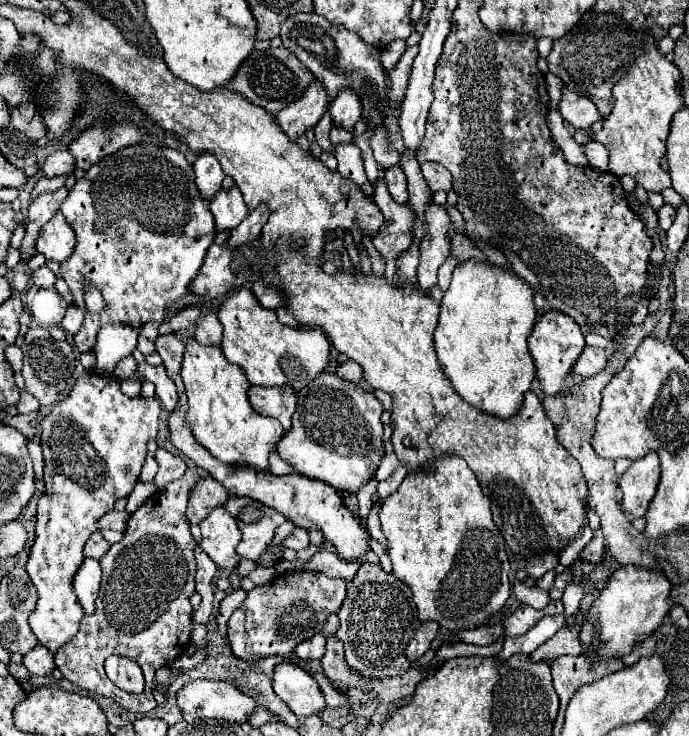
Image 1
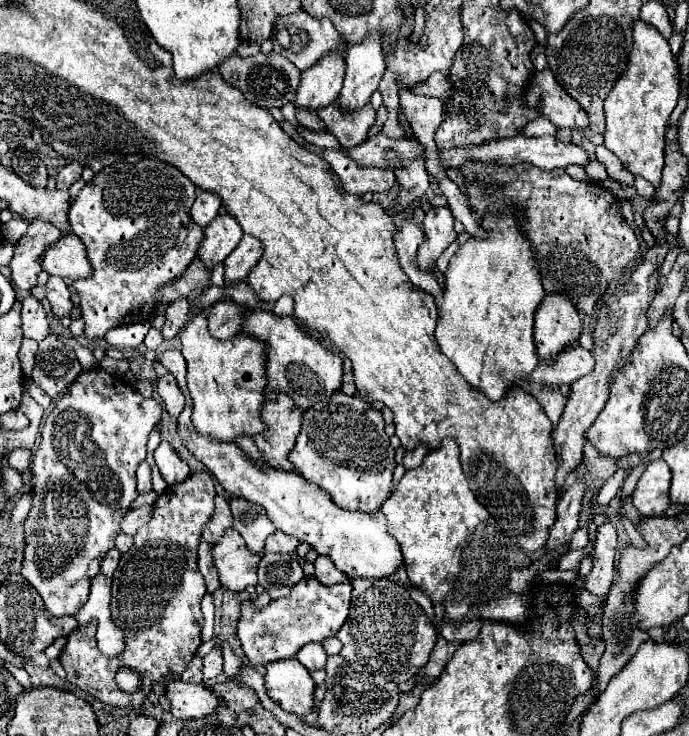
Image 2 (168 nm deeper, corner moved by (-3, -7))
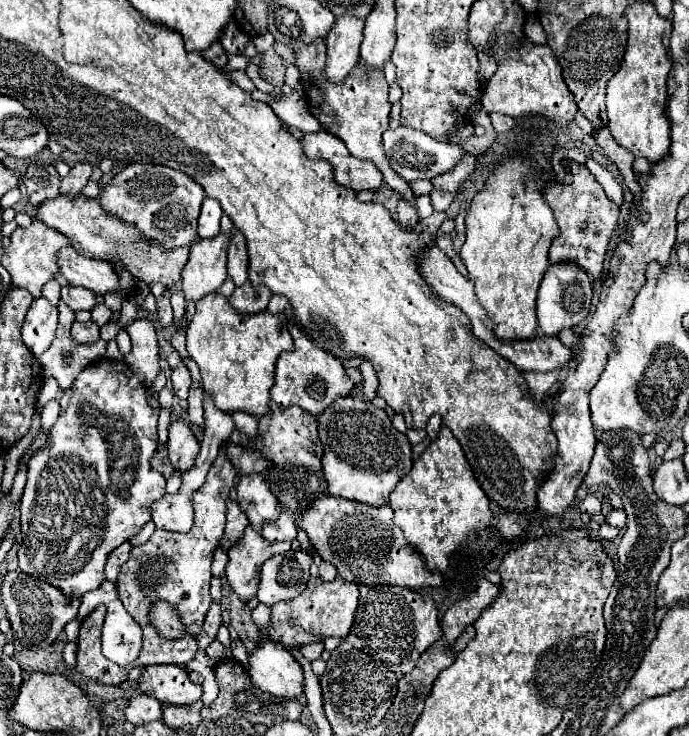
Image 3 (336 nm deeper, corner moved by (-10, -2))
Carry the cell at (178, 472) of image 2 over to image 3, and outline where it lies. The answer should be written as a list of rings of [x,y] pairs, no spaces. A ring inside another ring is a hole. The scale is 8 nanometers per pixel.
[[[176,419],[168,427],[168,451],[170,461],[178,471],[188,471],[198,455],[200,443],[184,419]]]

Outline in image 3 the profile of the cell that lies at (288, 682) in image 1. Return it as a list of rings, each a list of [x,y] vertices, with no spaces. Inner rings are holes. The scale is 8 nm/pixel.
[[[260,641],[248,655],[248,675],[252,683],[276,697],[302,699],[302,667],[288,649],[274,641]]]

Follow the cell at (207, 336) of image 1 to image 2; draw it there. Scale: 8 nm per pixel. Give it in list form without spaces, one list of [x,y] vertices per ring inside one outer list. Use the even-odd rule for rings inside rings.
[[[217,302],[207,310],[209,320],[209,332],[217,340],[229,340],[233,338],[241,328],[241,314],[245,312],[243,306],[235,302]]]

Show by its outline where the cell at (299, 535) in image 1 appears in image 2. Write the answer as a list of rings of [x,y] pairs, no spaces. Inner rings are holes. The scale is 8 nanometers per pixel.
[[[277,530],[265,542],[265,552],[279,552],[279,554],[293,554],[299,546],[299,540]]]

